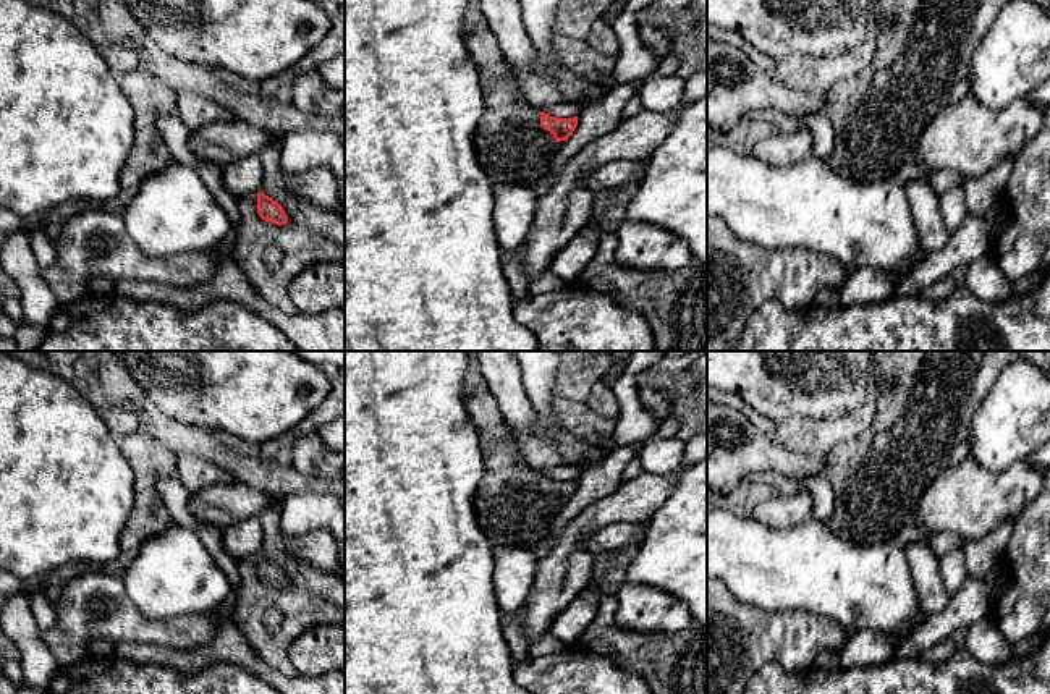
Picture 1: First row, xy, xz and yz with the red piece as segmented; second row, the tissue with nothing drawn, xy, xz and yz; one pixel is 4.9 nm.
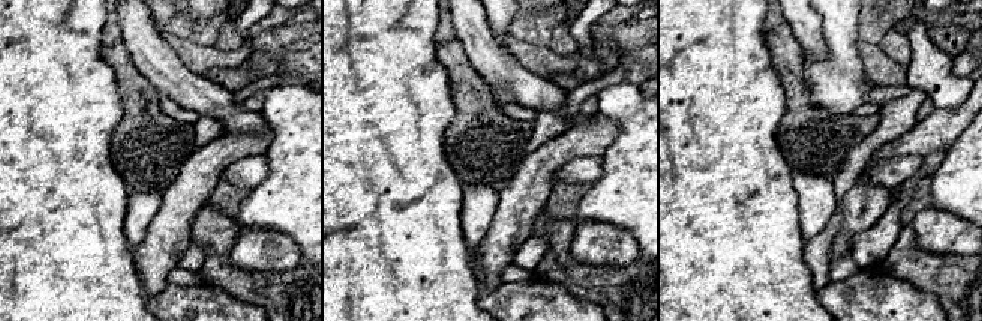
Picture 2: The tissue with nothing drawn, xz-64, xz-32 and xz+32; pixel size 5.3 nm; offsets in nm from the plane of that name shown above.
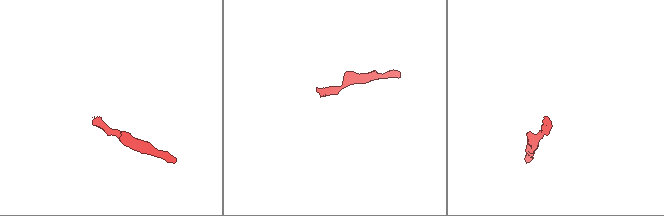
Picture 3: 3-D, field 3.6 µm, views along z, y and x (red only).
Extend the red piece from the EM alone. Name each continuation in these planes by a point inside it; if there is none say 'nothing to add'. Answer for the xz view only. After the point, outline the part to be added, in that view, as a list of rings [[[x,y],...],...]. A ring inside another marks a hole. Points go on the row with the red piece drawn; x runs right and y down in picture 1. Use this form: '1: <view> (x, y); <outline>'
1: xz (512, 146); [[[485,19],[464,32],[464,42],[479,71],[487,107],[474,136],[479,162],[492,183],[534,189],[547,178],[553,157],[566,141],[557,142],[540,126],[540,112],[519,95],[516,79]]]

